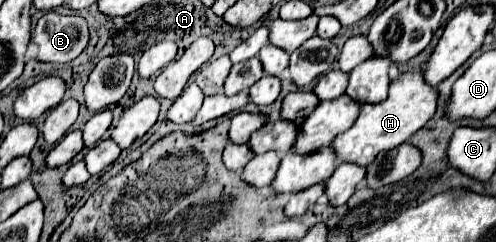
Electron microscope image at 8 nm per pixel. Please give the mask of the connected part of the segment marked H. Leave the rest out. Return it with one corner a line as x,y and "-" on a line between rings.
401,73
389,87
389,97
377,105
365,105
359,111
353,127
333,139
333,149
337,159
343,163
355,163
367,167
381,151
391,151
397,145
405,143
415,131
419,131
437,109
437,91
435,87
423,81
423,73

